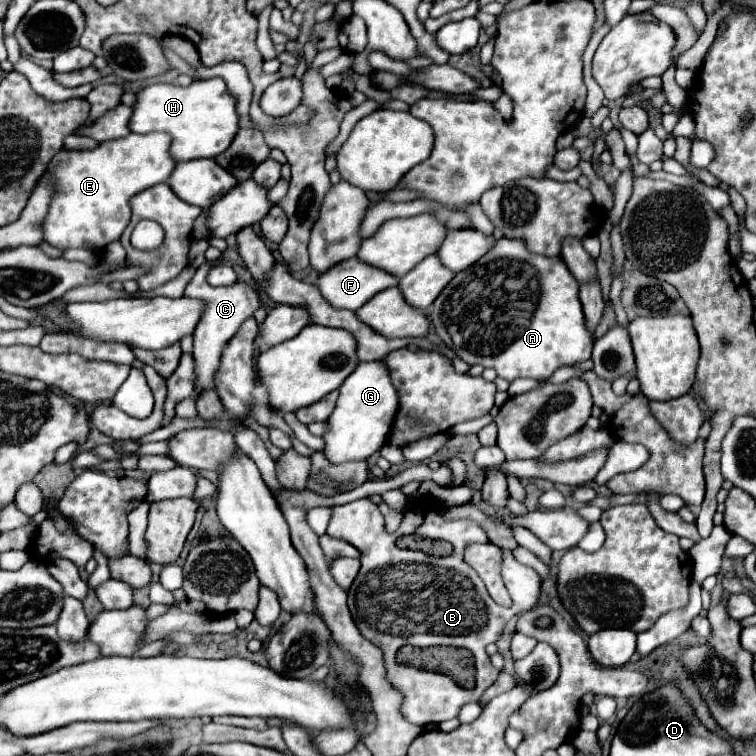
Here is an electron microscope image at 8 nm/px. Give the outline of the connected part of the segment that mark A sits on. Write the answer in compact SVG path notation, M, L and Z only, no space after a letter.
M498 239L494 247L472 267L460 271L432 303L430 321L438 337L454 349L468 365L492 367L498 377L514 381L518 377L548 379L558 367L590 359L594 339L584 327L584 313L578 299L578 283L562 259L530 253L522 241Z

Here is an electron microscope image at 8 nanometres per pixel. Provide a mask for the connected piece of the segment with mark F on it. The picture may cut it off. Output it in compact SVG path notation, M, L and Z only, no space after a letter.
M350 257L348 261L340 261L340 265L332 265L324 275L318 275L314 285L332 307L356 311L382 289L398 285L398 279Z

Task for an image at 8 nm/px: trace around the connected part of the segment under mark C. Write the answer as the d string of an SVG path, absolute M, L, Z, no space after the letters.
M202 264L198 267L196 275L186 285L186 291L184 291L184 297L196 297L196 299L204 301L204 313L202 313L200 321L196 323L196 329L194 329L196 337L194 337L194 351L192 351L194 363L196 363L196 391L214 387L214 373L216 373L218 363L220 363L222 347L238 331L238 327L260 307L258 293L248 283L236 281L236 285L230 285L230 287L208 285L206 275L210 268L211 265L209 264Z

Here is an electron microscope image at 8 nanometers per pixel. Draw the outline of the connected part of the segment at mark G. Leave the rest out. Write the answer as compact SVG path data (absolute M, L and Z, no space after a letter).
M360 361L342 383L336 409L328 419L330 433L324 435L326 457L332 463L368 459L388 441L398 407L398 393L392 385L392 379L388 377L388 367L384 361Z

